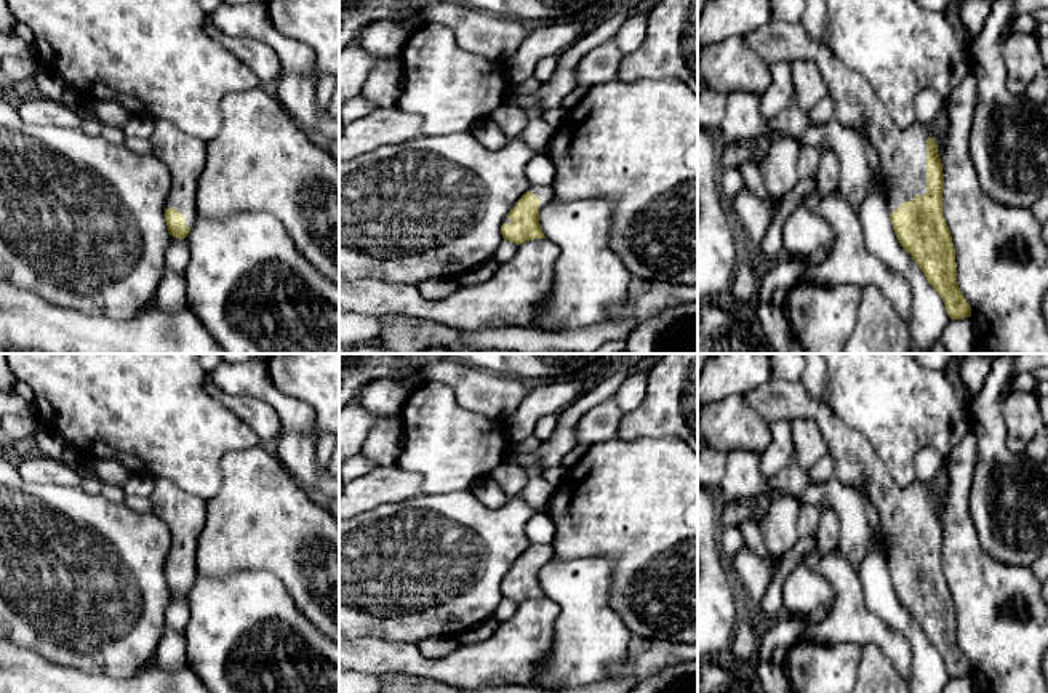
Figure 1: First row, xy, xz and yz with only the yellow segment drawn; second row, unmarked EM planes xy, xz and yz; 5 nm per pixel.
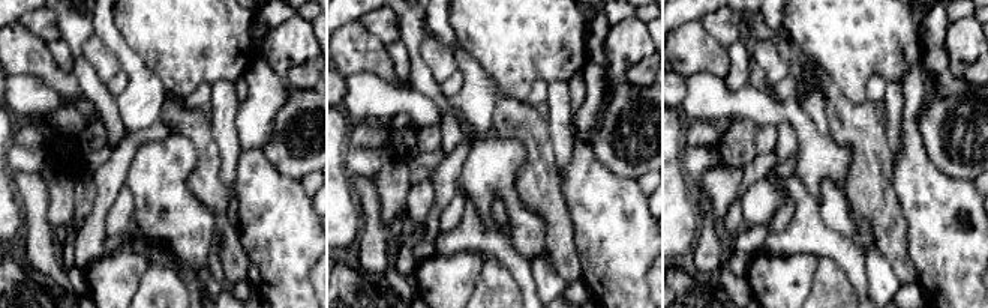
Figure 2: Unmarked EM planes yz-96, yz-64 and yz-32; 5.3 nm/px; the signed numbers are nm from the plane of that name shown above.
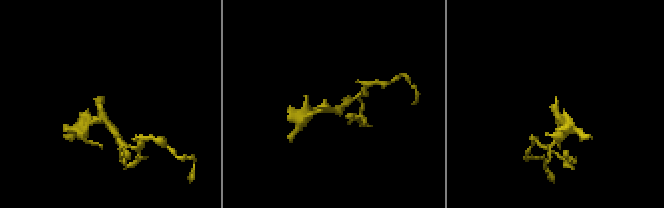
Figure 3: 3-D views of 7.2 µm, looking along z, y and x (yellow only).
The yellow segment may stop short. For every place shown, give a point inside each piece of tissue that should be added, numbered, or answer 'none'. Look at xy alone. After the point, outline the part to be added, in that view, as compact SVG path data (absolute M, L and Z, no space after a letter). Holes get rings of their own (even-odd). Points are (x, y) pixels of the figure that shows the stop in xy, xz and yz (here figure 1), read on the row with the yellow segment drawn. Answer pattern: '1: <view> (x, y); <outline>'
1: xy (183, 154); M166 120L155 122L149 141L152 155L168 168L171 176L166 208L176 208L186 216L186 226L192 227L197 219L197 182L206 158L206 142Z

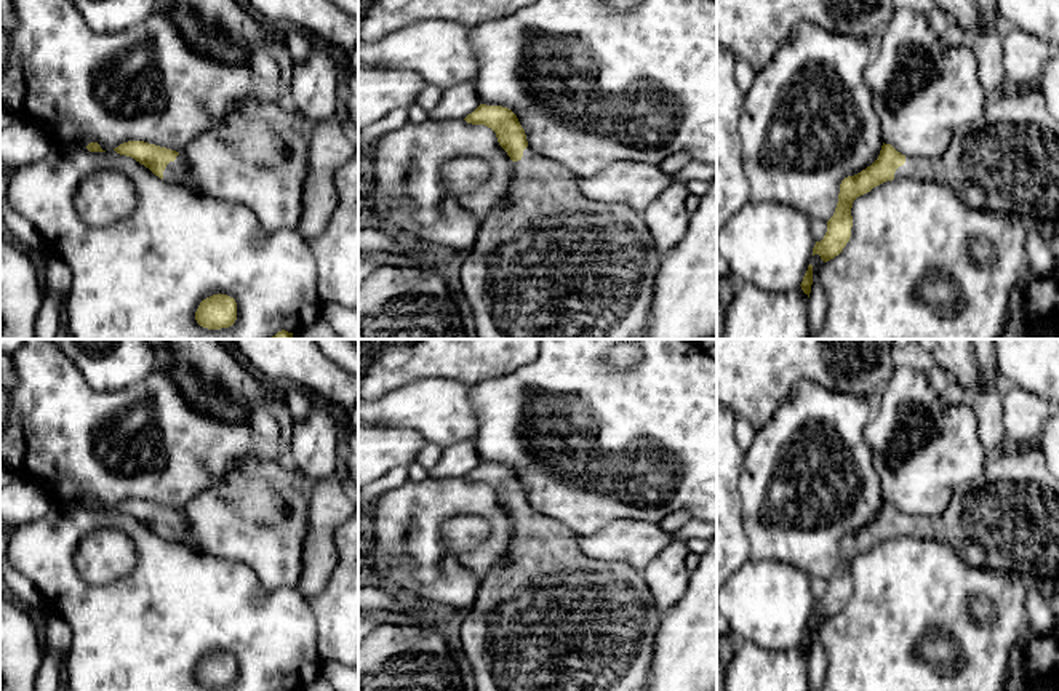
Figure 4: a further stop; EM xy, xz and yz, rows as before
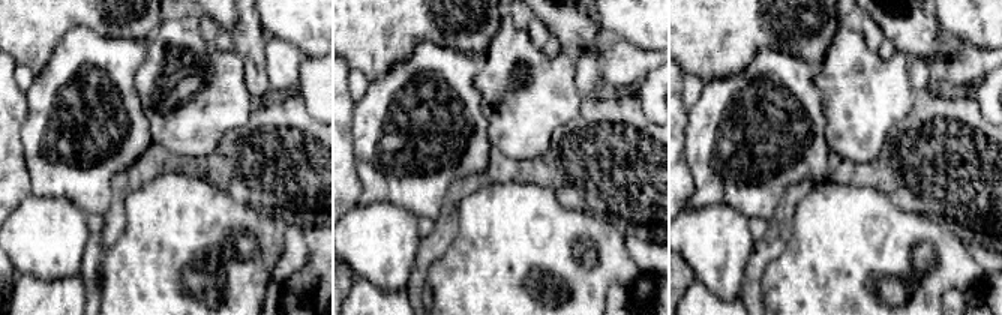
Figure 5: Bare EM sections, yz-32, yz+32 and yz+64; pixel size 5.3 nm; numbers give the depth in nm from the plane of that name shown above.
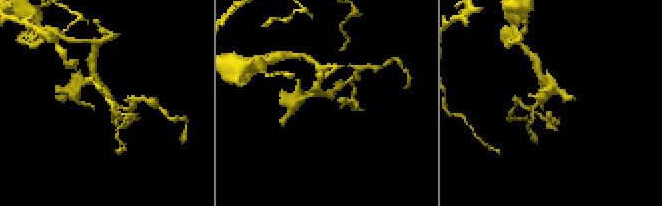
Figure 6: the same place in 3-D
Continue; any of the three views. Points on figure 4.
1: xy (176, 171); M178 155L174 162L170 162L163 171L163 181L168 184L182 184L187 182L187 163L184 155Z

